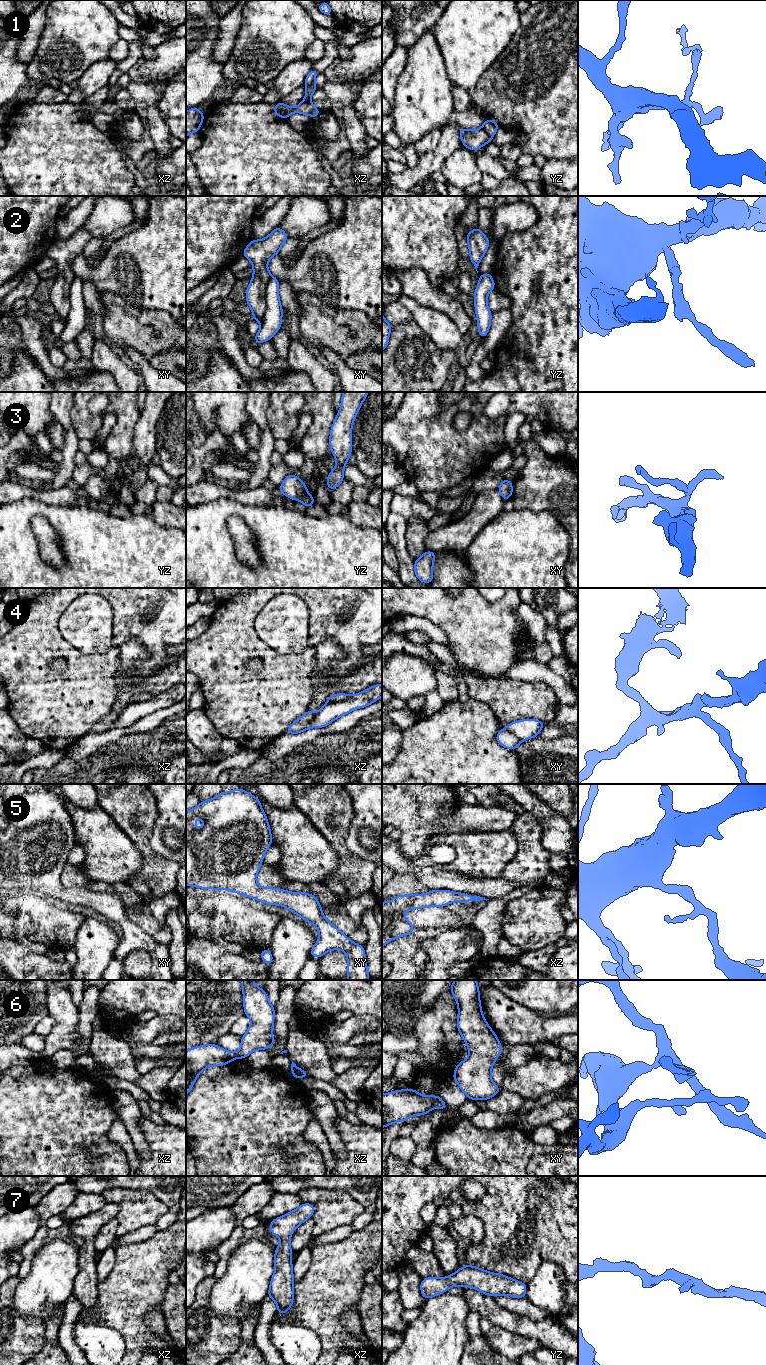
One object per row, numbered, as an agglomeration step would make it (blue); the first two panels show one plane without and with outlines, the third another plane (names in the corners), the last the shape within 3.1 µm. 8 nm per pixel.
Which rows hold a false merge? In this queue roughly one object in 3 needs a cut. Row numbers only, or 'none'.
1, 2, 3, 4, 6

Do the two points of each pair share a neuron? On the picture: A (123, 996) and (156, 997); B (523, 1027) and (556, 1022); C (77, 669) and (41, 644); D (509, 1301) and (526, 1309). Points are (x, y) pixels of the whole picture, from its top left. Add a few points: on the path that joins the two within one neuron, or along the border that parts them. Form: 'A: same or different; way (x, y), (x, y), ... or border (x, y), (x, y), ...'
A: same; way (131, 996), (138, 996), (141, 999), (148, 997)
B: same; way (531, 1028), (540, 1028), (544, 1031), (548, 1028)
C: same; way (72, 659), (60, 647), (51, 644)
D: same; way (513, 1304), (522, 1307)

